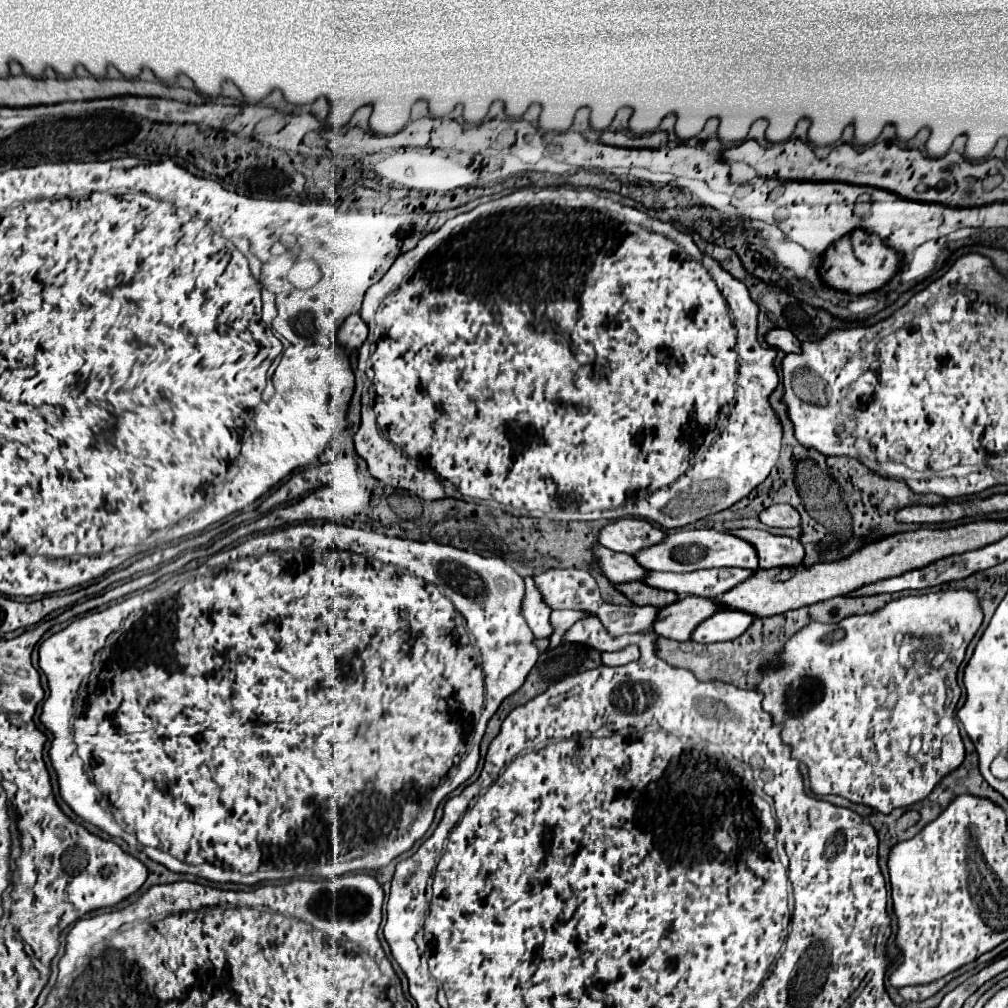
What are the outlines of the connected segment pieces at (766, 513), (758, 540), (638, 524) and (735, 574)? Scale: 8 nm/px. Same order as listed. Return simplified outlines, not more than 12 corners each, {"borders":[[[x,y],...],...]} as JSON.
{"borders":[[[770,505],[760,513],[768,527],[798,527],[792,505]],[[726,529],[756,549],[760,569],[796,567],[798,539],[760,529]],[[624,517],[604,525],[598,543],[632,555],[662,541],[646,519]],[[750,569],[648,571],[642,581],[678,597],[714,599],[746,581]]]}

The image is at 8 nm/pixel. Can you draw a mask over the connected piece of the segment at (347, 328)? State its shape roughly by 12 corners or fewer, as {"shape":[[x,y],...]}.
{"shape":[[350,315],[338,329],[346,351],[358,349],[368,337],[360,315]]}

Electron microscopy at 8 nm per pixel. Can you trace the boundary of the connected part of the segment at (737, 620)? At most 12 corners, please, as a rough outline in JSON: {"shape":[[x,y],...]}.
{"shape":[[716,611],[694,631],[696,643],[732,641],[748,629],[748,613]]}

